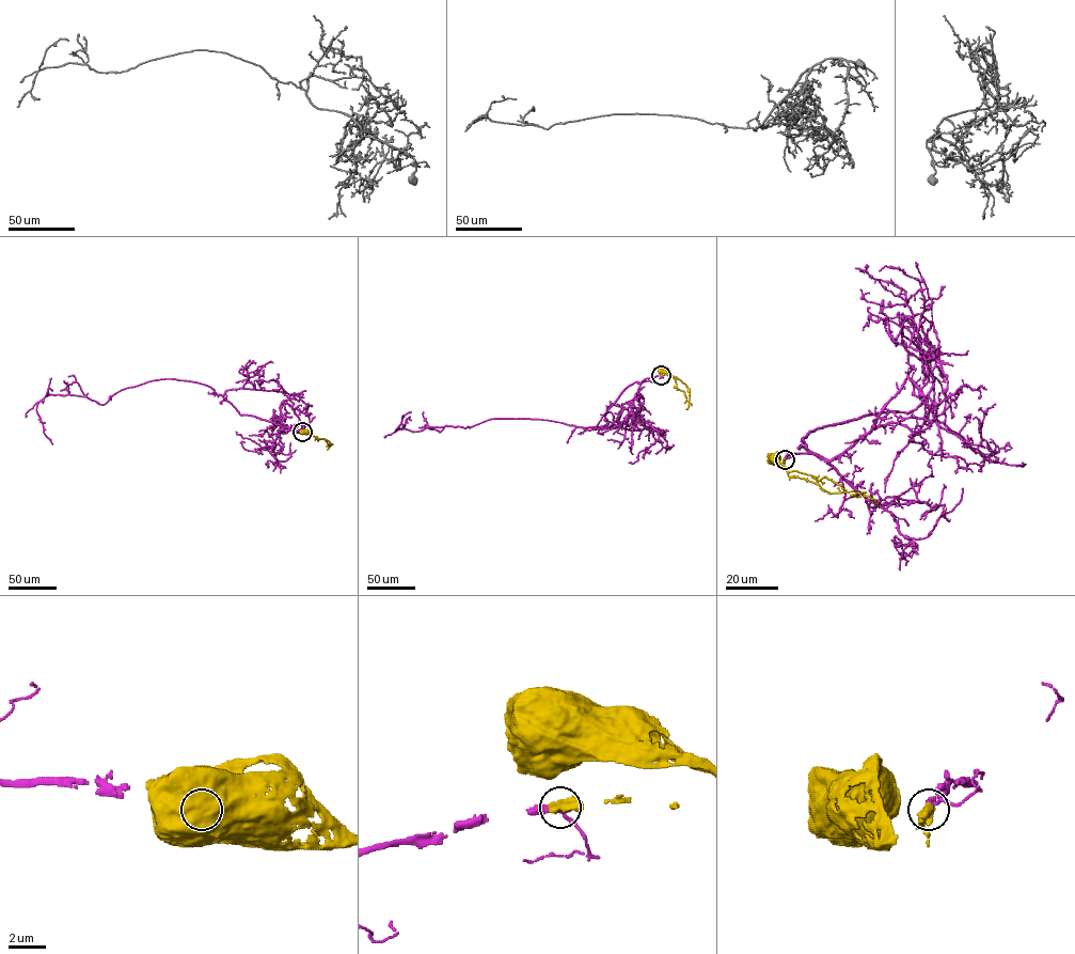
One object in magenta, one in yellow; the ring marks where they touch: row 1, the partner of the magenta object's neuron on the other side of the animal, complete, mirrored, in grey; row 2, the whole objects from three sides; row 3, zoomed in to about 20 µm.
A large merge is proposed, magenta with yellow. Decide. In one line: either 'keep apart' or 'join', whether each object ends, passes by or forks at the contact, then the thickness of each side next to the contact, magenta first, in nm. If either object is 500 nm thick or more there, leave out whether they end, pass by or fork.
join; calibres 320 and 650 nm

